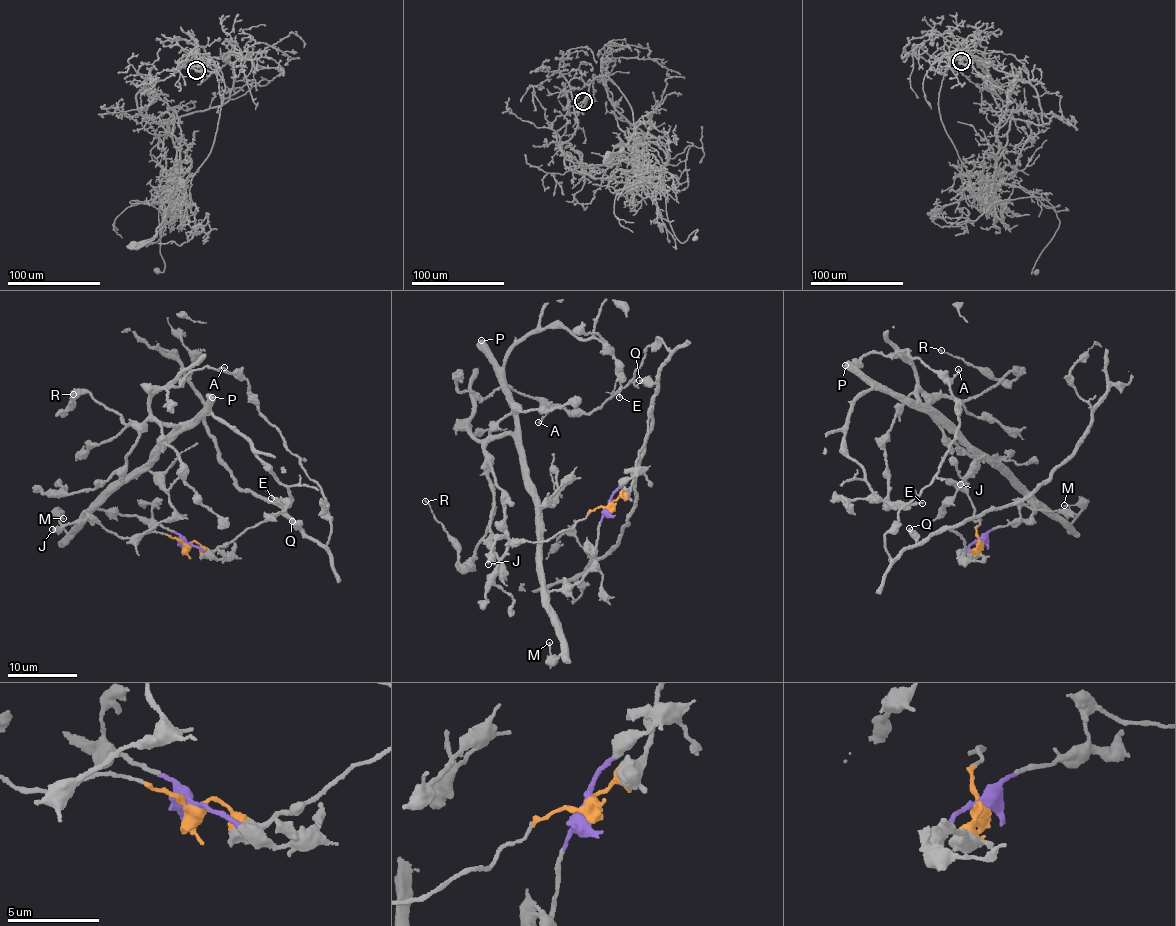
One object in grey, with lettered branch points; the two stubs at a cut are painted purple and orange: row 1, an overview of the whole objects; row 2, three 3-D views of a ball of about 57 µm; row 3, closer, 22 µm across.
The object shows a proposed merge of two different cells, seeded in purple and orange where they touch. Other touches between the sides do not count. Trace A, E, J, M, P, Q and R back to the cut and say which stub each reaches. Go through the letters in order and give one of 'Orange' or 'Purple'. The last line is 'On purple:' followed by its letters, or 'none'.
A: Orange
E: Purple
J: Orange
M: Purple
P: Purple
Q: Orange
R: Purple
On purple: E, M, P, R

